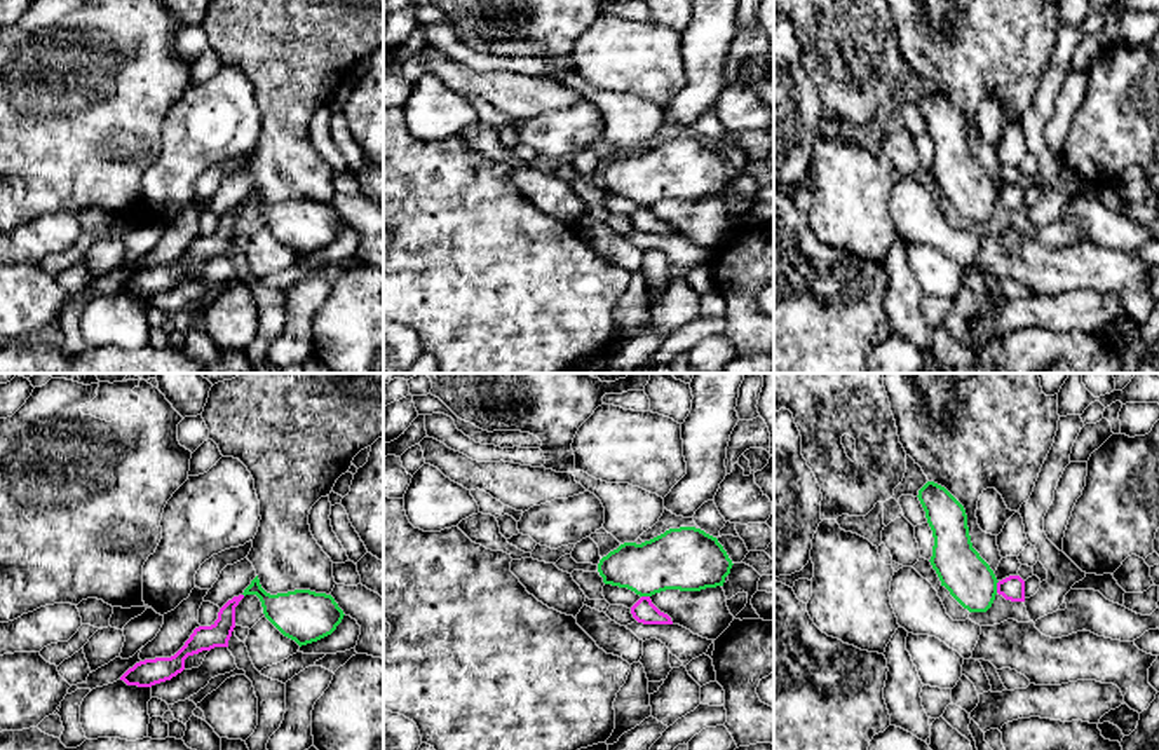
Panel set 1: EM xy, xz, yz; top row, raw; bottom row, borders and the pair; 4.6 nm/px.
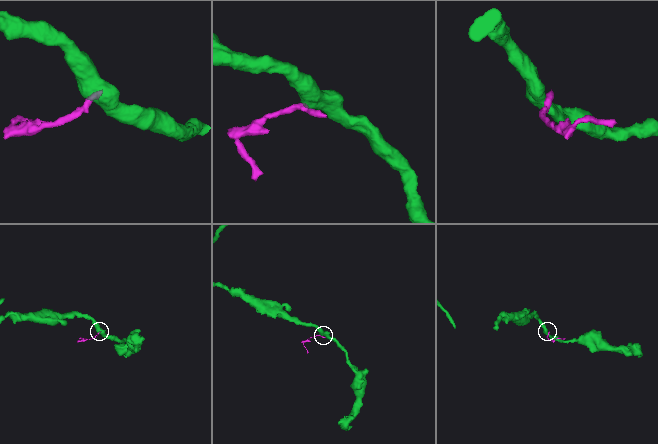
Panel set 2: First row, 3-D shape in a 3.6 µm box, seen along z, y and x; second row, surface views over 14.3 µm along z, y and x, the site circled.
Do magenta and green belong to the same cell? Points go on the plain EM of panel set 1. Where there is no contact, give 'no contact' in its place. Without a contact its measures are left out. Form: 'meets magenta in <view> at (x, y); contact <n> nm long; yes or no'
meets magenta in yz at (997, 196); contact 60 nm long; no

